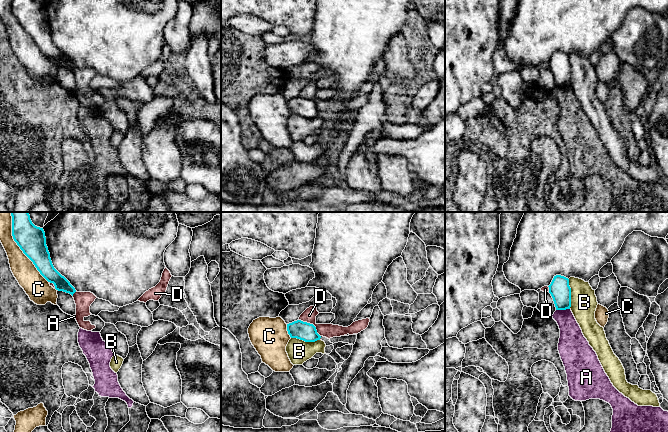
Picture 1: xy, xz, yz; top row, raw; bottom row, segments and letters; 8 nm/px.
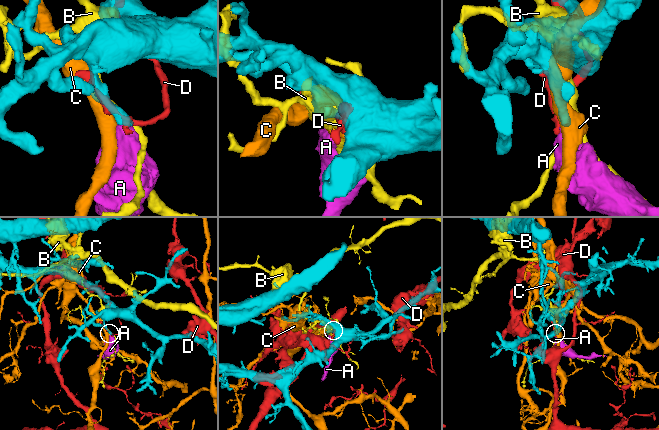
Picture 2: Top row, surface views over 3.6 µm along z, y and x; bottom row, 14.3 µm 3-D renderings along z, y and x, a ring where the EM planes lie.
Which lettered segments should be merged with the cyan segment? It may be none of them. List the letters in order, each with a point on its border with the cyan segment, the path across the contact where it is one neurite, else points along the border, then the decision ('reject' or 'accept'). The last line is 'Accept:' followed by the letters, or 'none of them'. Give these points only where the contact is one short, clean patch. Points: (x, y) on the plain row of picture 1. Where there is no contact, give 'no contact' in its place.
A: meets cyan in yz at (562, 85); border along yz (569, 84), (556, 86); reject
B: meets cyan in yz at (570, 70); reject
C: meets cyan in xy at (23, 28); reject
D: meets cyan in xz at (312, 100); reject
Accept: none of them

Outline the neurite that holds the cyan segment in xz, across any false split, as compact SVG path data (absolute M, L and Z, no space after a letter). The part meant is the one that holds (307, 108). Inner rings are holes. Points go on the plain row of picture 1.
M301 96L287 100L287 107L291 114L297 114L305 118L315 118L321 114L313 100Z

